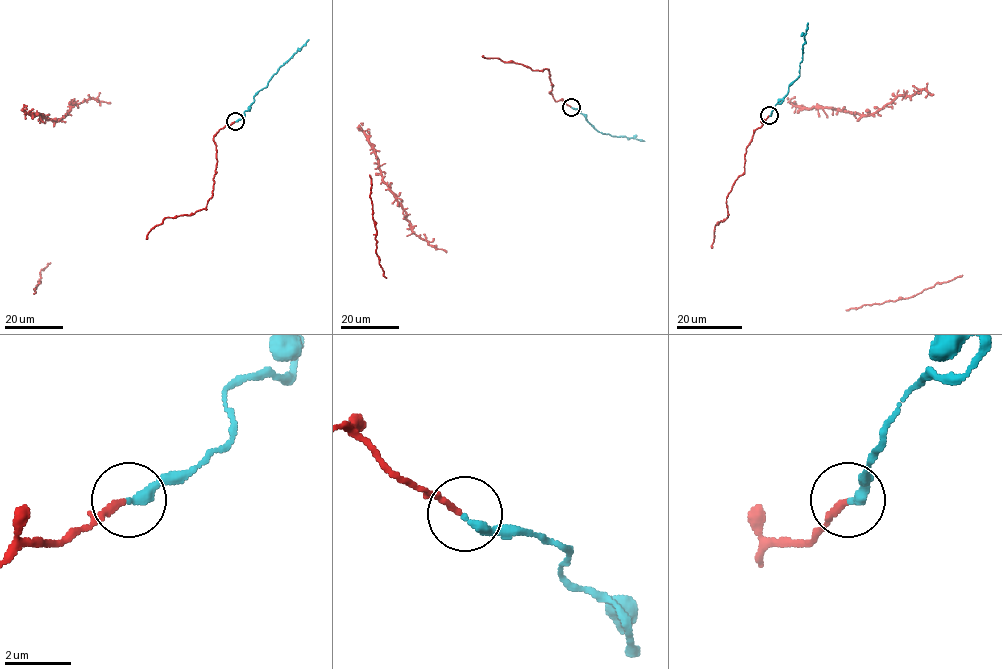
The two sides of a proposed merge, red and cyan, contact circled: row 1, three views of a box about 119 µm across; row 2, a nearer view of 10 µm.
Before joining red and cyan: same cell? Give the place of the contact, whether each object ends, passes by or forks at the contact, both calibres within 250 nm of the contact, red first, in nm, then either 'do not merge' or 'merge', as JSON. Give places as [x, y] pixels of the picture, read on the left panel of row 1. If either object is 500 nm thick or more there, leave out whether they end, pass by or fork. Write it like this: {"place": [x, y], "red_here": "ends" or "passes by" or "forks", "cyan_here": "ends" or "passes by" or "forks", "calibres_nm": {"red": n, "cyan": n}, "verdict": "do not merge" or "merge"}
{"place": [235, 121], "red_here": "ends", "cyan_here": "ends", "calibres_nm": {"red": 180, "cyan": 280}, "verdict": "merge"}

